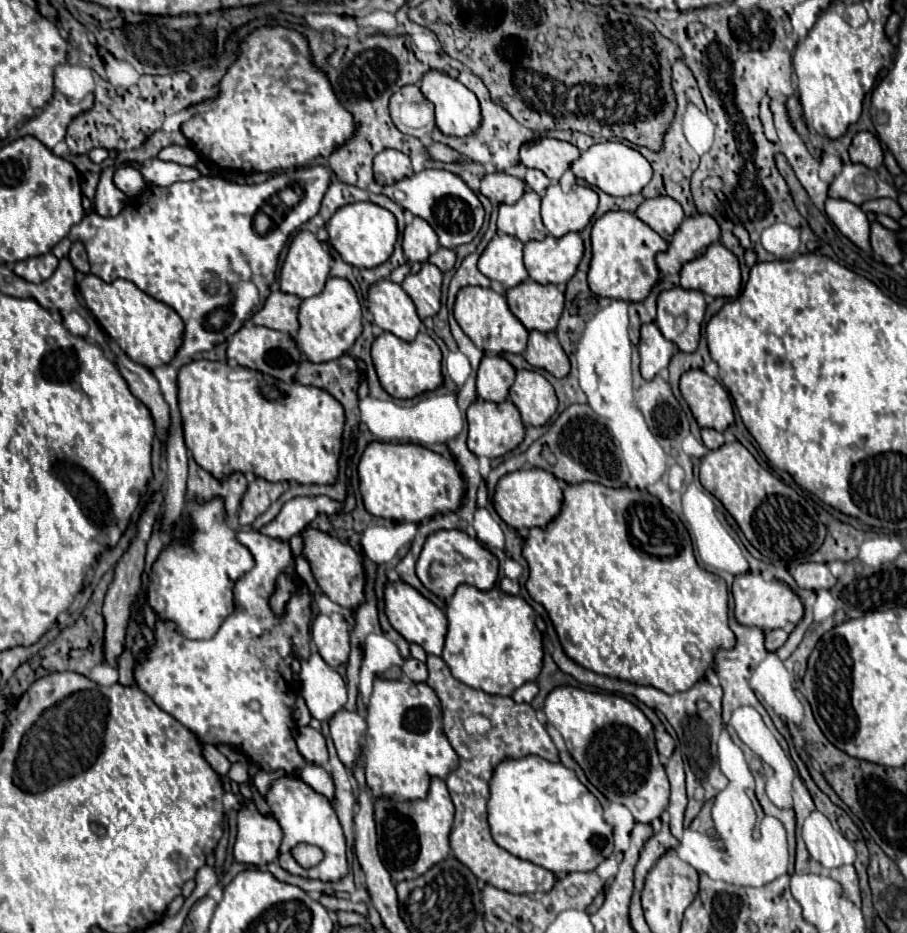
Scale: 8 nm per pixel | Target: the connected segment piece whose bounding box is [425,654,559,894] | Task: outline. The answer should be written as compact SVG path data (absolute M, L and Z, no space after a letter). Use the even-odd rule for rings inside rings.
M427 654L427 670L429 678L427 684L437 692L443 704L443 730L459 754L459 768L453 770L447 778L447 788L451 800L455 804L455 824L451 830L451 850L455 858L465 864L479 880L511 892L511 894L533 894L533 892L549 892L555 884L553 872L521 860L501 846L497 846L491 838L489 824L487 824L487 800L489 800L489 780L493 776L495 766L505 758L521 758L527 754L543 756L551 762L557 762L557 748L547 732L547 728L537 720L535 710L531 704L517 704L513 698L507 696L491 696L483 690L475 690L465 686L463 682L451 676L447 664L433 654ZM471 714L481 714L491 722L491 730L481 736L471 736L463 728L463 720Z

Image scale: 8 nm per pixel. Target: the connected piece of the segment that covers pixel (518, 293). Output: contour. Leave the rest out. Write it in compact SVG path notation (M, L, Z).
M525 280L507 290L507 304L527 330L553 332L563 312L563 292L555 284Z

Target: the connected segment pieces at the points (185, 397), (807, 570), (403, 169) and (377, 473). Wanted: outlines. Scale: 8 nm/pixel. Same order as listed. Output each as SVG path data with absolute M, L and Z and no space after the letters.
M195 360L179 370L179 410L183 418L185 444L195 462L219 480L235 470L249 470L269 482L295 480L299 484L333 484L337 478L337 460L345 426L343 406L329 392L315 386L275 380L273 376L253 370L245 370L247 376L241 380L231 380L229 374L233 374L231 366L211 360Z
M817 562L799 564L793 572L793 578L799 588L809 588L809 590L821 590L821 588L829 590L837 582L837 578L829 572L827 564L817 564Z
M387 148L379 152L373 160L373 172L375 172L375 182L381 186L395 184L405 176L413 174L411 168L411 158L399 150Z
M371 442L359 462L359 492L373 516L423 522L461 506L463 478L453 458L445 458L425 446Z

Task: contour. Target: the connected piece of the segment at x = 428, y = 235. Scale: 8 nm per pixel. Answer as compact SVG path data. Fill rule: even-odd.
M413 218L413 222L405 226L403 252L409 262L425 262L437 248L437 234L423 218Z

